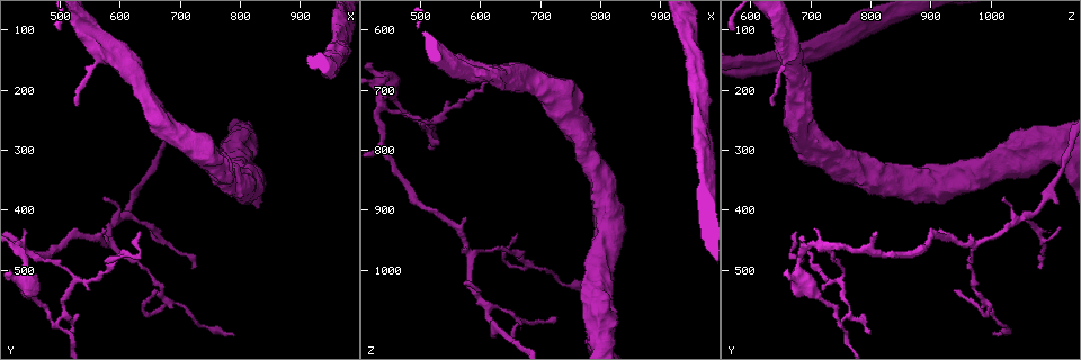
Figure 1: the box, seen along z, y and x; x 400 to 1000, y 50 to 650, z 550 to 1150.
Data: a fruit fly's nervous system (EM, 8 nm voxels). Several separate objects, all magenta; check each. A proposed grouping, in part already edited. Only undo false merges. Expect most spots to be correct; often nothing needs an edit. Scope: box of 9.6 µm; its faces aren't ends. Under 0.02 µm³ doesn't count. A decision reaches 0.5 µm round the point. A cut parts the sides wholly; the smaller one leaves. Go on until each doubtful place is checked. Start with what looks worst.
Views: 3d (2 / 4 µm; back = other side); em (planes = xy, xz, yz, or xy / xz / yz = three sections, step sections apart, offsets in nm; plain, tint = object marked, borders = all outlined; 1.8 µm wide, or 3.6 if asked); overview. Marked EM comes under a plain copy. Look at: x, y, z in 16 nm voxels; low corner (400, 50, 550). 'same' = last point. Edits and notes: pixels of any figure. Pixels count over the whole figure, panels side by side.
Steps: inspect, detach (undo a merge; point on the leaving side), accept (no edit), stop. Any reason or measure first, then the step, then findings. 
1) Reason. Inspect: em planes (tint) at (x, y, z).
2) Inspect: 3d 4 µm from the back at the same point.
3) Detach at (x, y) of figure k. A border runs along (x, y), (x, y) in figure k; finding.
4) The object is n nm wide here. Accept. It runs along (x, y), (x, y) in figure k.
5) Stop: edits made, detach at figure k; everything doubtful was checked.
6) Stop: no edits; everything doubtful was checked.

Sudden change in width. Inspect: em 3.6 µm planes (borders) at (440, 505, 675).

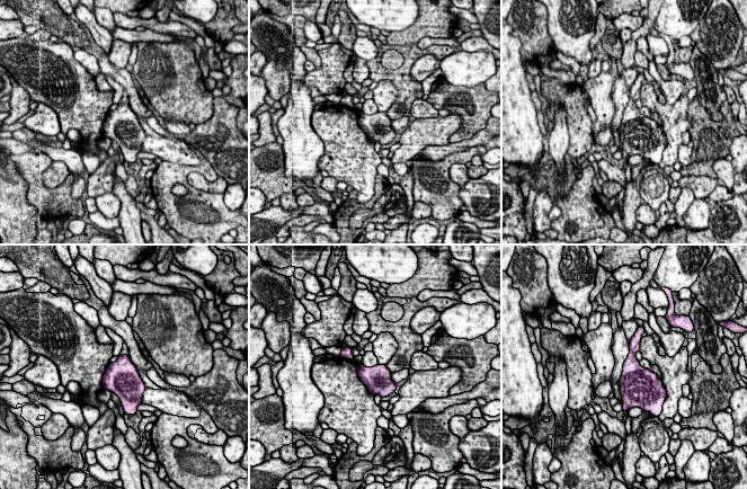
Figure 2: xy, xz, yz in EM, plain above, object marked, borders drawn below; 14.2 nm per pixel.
Accept. One cell here.

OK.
Thin neck. Inspect: em planes (borders) at (580, 460, 970).

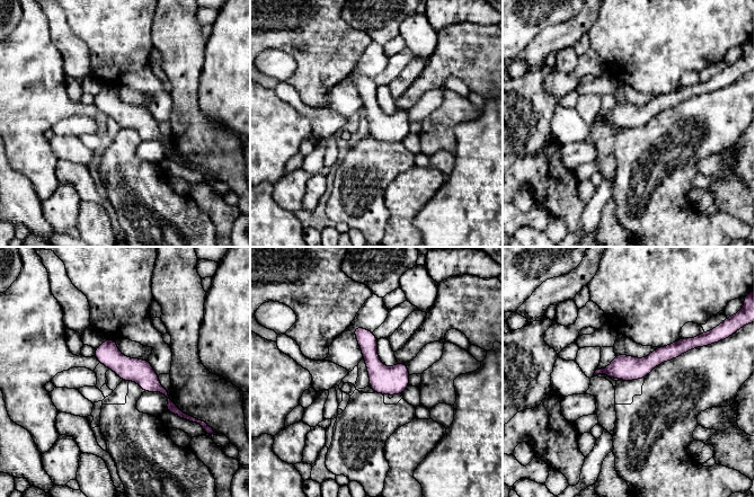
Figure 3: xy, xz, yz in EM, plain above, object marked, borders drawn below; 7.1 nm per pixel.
Accept. It runs along (97, 352), (140, 371), (178, 413) in figure 3; continuous, no second cell.

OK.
Sudden change in width. Inspect: em planes (tint) at (500, 585, 745).

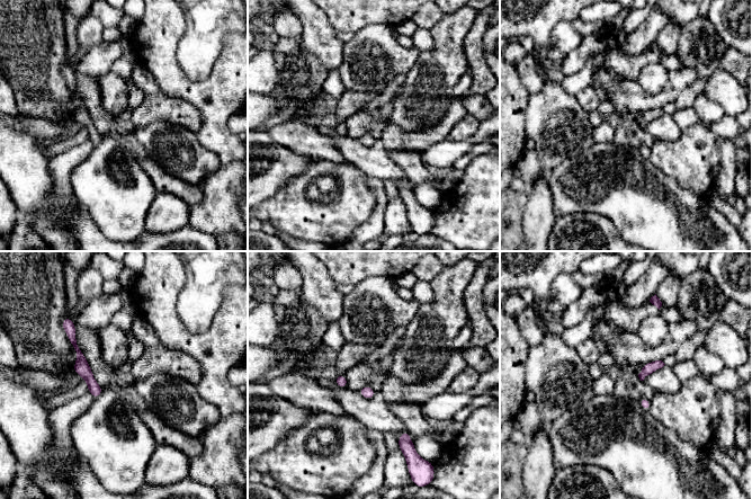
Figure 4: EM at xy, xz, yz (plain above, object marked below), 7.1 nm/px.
The object is 20 nm wide here. Accept. One cell here.

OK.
Inspect: em 3.6 µm xz step 8 (tint) at (580, 140, 665).

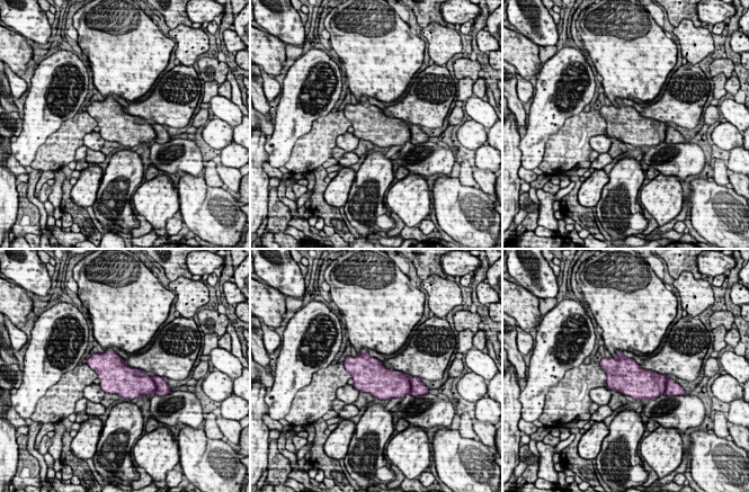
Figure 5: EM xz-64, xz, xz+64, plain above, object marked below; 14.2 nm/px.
Cut it another way. Inspect: em 3.6 µm planes (tint) at the same point.

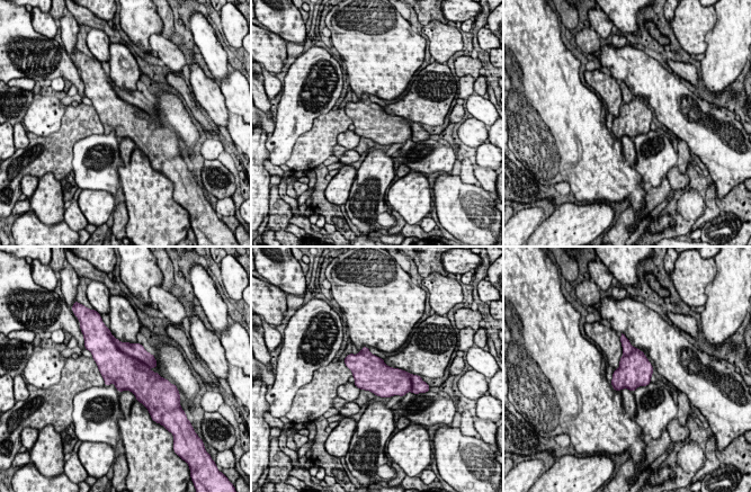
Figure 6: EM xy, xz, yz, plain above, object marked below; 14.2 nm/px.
The object is 480 nm wide here. Accept. All the same cell.

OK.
Stop: no edits; everything doubtful was checked.

